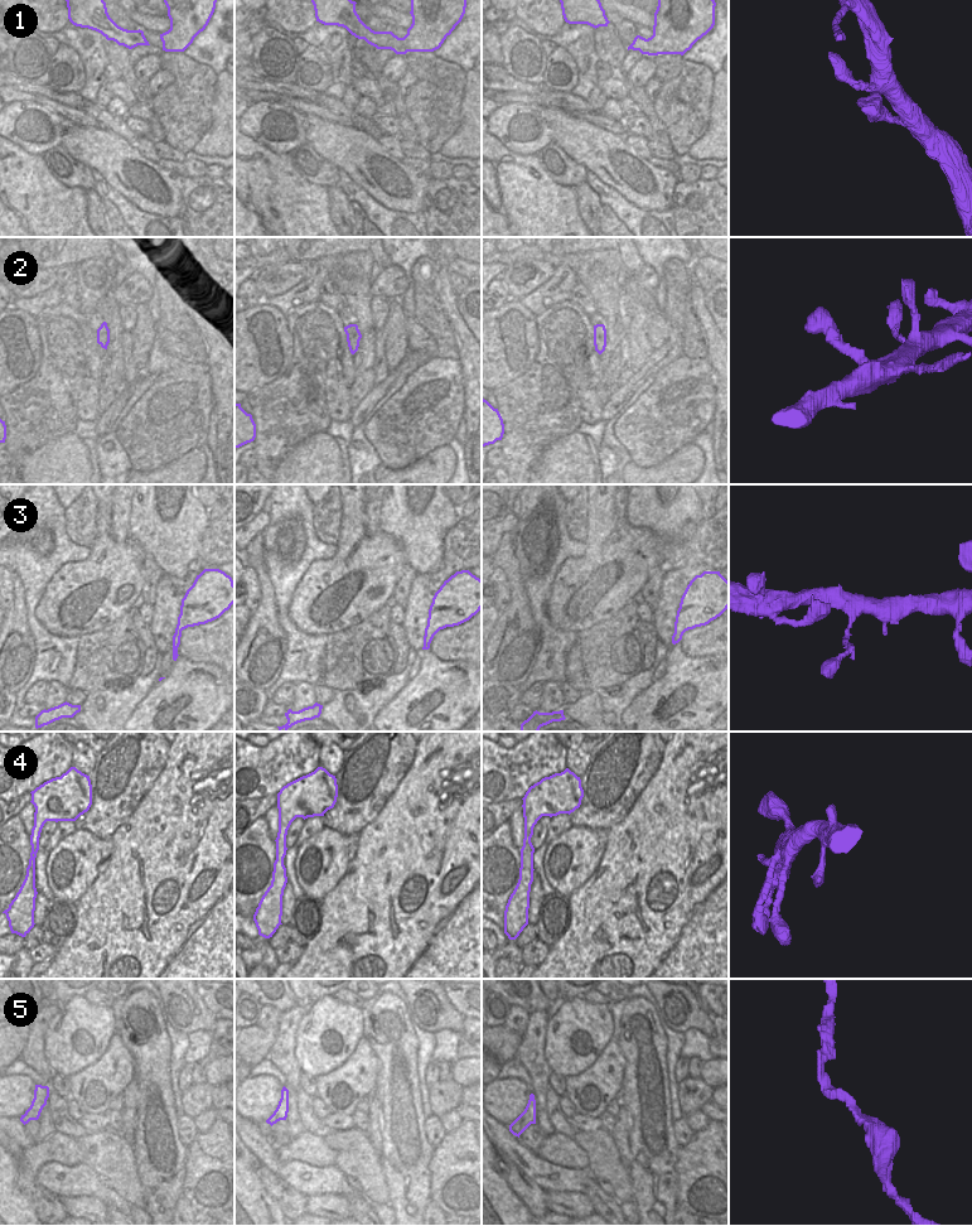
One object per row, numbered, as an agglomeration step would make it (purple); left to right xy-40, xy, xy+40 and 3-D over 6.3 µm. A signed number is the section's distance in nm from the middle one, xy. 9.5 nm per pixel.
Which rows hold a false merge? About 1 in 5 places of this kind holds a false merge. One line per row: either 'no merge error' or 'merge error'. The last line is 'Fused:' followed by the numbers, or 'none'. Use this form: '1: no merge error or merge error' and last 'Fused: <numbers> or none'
1: no merge error
2: no merge error
3: no merge error
4: no merge error
5: no merge error
Fused: none

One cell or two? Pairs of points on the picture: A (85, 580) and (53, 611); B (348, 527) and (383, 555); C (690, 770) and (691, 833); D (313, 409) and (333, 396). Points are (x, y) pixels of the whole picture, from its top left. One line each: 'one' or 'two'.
A: one
B: one
C: one
D: two

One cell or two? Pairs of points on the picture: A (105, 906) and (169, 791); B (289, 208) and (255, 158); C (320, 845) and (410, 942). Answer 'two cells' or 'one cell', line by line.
A: one cell
B: one cell
C: two cells

